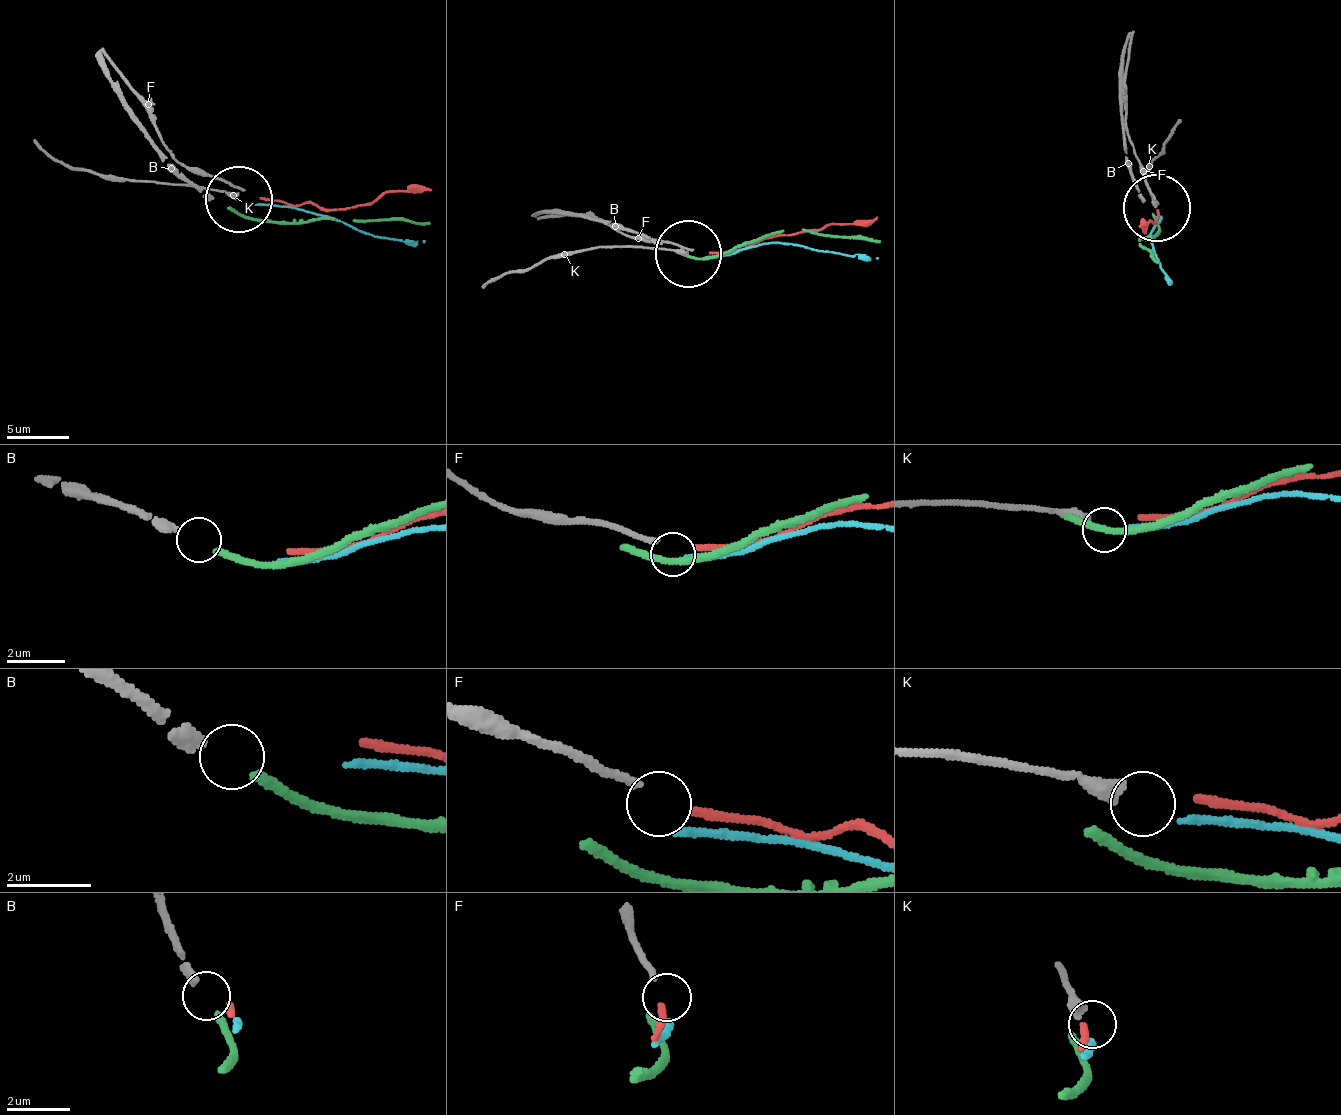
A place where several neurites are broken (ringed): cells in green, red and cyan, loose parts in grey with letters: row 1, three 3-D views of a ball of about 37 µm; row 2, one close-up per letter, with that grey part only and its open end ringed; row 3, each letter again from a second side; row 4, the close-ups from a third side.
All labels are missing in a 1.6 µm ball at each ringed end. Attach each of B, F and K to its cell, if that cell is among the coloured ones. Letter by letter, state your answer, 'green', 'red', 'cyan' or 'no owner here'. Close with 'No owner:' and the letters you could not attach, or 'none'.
B: green
F: red
K: cyan
No owner: none

